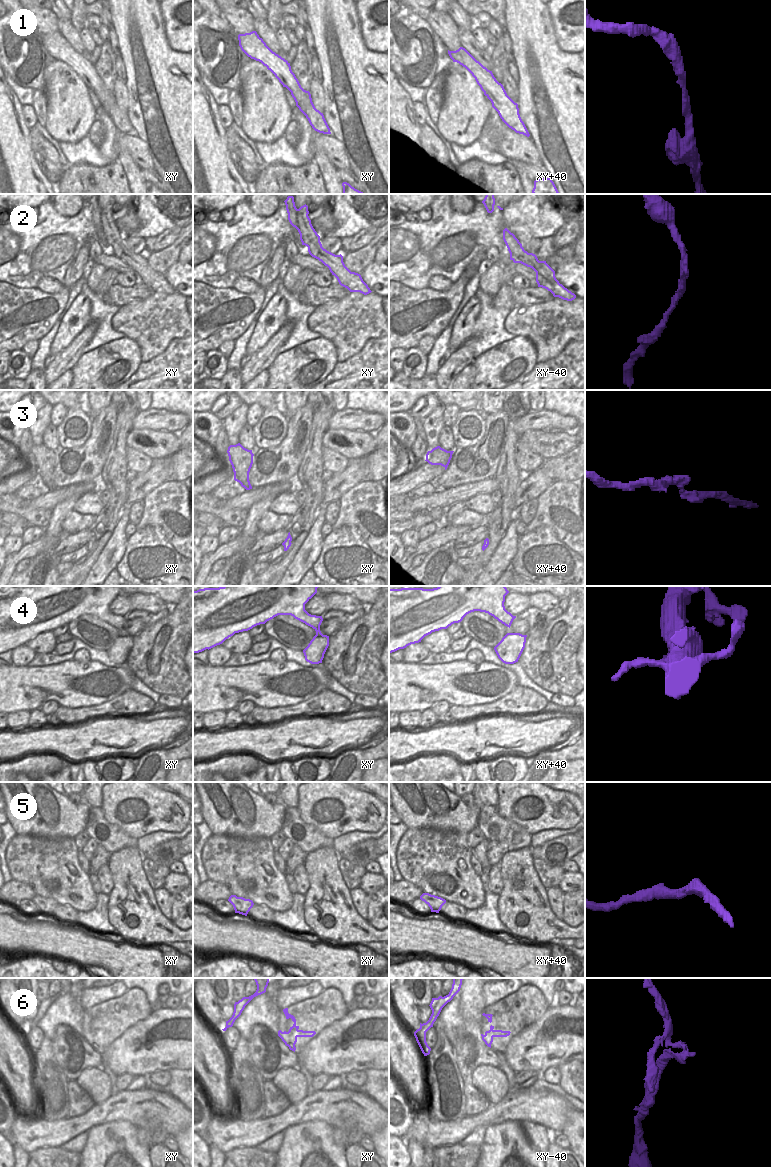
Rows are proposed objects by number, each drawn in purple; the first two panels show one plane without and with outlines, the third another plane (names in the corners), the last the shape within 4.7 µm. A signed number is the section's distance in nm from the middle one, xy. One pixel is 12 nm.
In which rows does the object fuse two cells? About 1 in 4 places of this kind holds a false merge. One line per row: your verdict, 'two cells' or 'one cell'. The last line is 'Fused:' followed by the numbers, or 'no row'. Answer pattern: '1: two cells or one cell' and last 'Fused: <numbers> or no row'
1: one cell
2: two cells
3: one cell
4: one cell
5: one cell
6: one cell
Fused: 2

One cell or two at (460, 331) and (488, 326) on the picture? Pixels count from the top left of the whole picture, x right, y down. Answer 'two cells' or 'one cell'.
two cells

